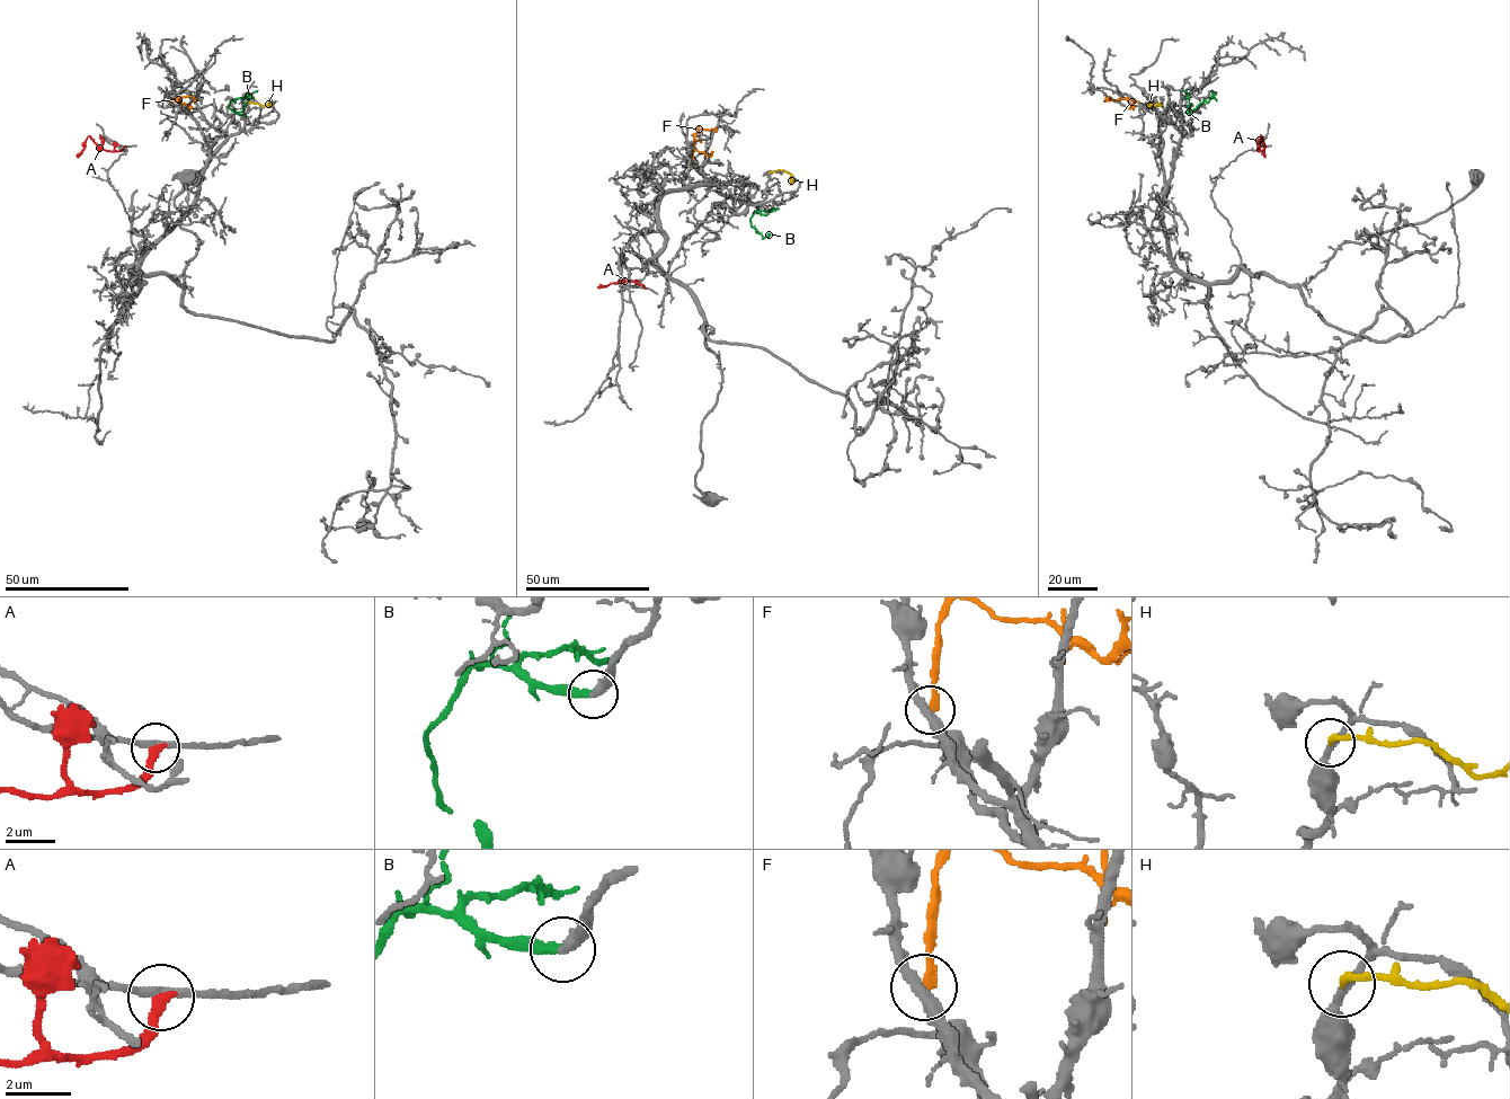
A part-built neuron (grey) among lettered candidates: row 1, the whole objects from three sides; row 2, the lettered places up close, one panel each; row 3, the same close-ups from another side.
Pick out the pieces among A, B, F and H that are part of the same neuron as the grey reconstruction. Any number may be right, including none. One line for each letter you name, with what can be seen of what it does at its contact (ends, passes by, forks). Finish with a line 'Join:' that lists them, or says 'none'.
B: it ends
Join: B

